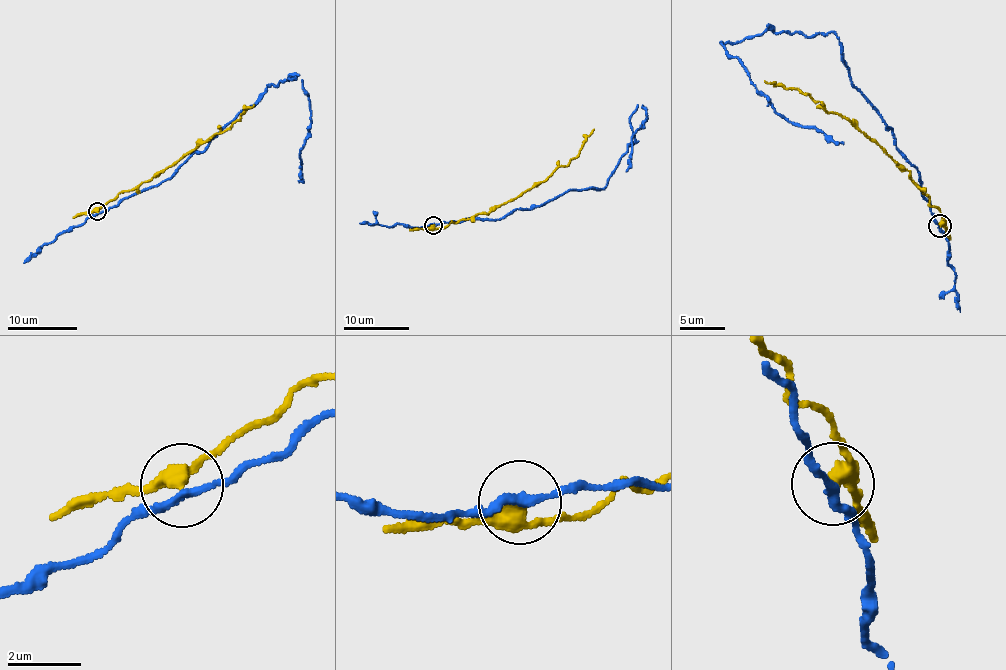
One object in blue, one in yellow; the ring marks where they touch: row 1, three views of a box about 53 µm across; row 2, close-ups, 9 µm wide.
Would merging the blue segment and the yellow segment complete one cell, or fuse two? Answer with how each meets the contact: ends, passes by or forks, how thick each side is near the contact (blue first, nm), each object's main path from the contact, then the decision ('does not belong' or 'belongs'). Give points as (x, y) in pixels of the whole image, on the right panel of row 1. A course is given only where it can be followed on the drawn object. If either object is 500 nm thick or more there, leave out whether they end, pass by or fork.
blue passes by; yellow passes by; 200 nm thick on the blue side, 360 nm on the other; blue runs (940, 226), (920, 174), (852, 81), (832, 32), (766, 32), (723, 42), (791, 122), (843, 142); yellow runs (940, 226), (942, 215), (911, 180), (910, 172), (900, 168), (885, 148), (811, 96), (764, 81); does not belong

